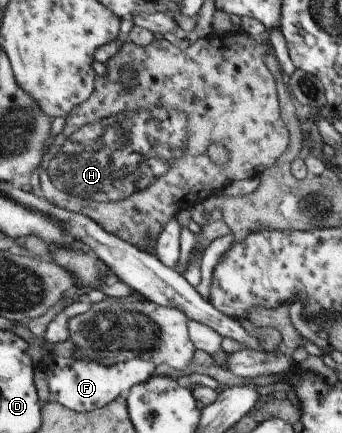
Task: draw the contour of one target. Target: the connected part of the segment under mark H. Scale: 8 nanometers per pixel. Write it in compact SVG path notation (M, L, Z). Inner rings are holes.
M228 31L220 34L211 34L208 38L199 39L199 38L189 38L188 41L183 46L175 46L171 44L166 39L154 39L149 45L137 45L136 43L126 42L120 52L111 57L106 61L106 66L108 69L108 74L105 77L99 77L96 75L94 90L92 94L84 101L81 102L78 106L75 106L65 118L65 125L62 132L56 136L55 141L52 142L51 148L48 150L46 156L43 157L41 162L40 169L40 195L44 196L45 199L52 203L53 205L59 206L60 208L65 208L71 210L73 213L80 213L92 218L92 220L104 230L107 230L109 233L115 234L120 237L122 240L137 246L140 250L148 251L149 253L154 253L153 250L155 246L152 242L156 242L159 234L162 232L163 226L167 224L168 220L176 218L176 214L179 211L183 211L184 209L189 209L192 206L197 205L198 203L211 203L216 194L218 194L218 189L225 186L226 183L232 182L233 180L244 180L247 178L252 178L253 176L260 176L267 168L270 168L283 154L286 152L286 148L288 148L288 140L290 140L290 133L288 133L288 129L286 129L286 124L282 121L282 117L280 117L280 104L279 98L277 95L277 86L275 85L275 76L271 73L271 70L266 66L264 62L264 55L268 51L266 44L259 43L254 36L250 36L248 34L244 34L242 32L232 32ZM123 71L129 71L133 75L133 81L135 85L133 87L129 87L123 83ZM210 144L222 144L222 146L228 149L230 152L230 160L224 166L218 166L218 164L214 164L210 158L208 158L208 147Z

